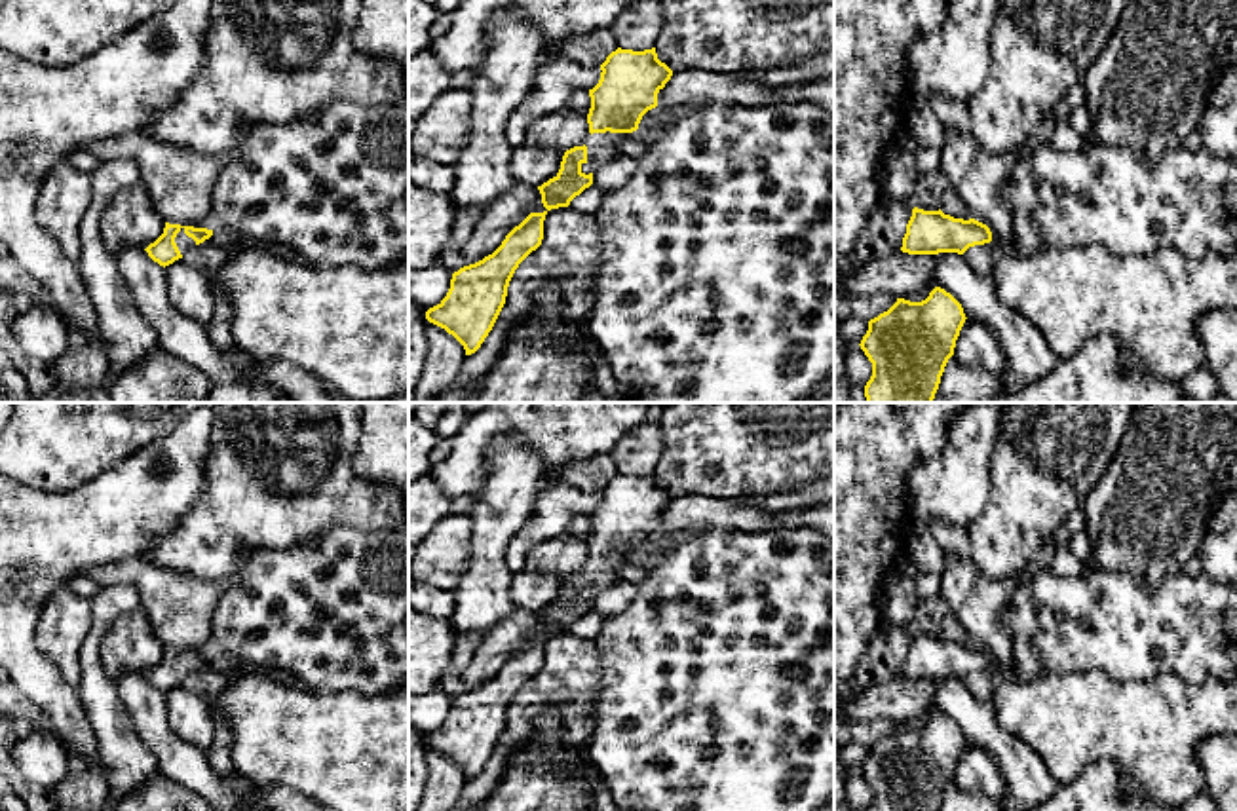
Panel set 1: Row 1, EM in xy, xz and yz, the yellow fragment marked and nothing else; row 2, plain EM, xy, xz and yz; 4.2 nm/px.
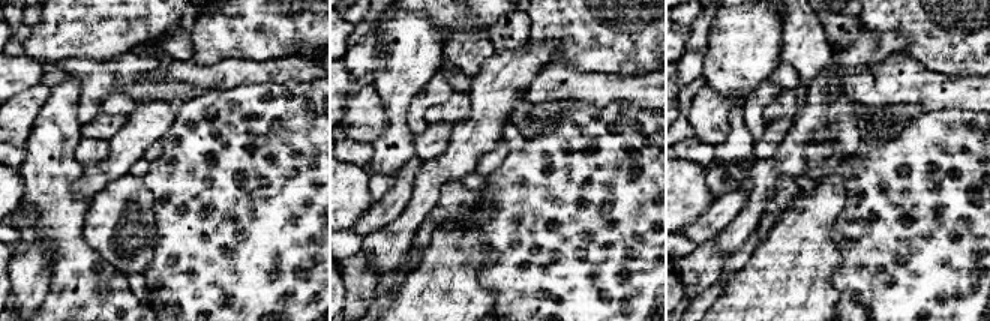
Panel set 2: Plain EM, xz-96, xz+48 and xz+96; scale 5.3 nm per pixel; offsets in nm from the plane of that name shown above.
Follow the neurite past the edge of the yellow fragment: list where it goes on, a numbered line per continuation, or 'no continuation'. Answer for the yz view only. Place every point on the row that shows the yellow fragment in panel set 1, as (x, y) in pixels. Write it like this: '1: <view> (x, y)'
no continuation

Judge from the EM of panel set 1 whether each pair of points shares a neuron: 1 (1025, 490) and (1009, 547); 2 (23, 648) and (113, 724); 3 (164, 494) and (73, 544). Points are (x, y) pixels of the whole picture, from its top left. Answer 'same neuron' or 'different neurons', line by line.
1: same neuron
2: different neurons
3: same neuron

